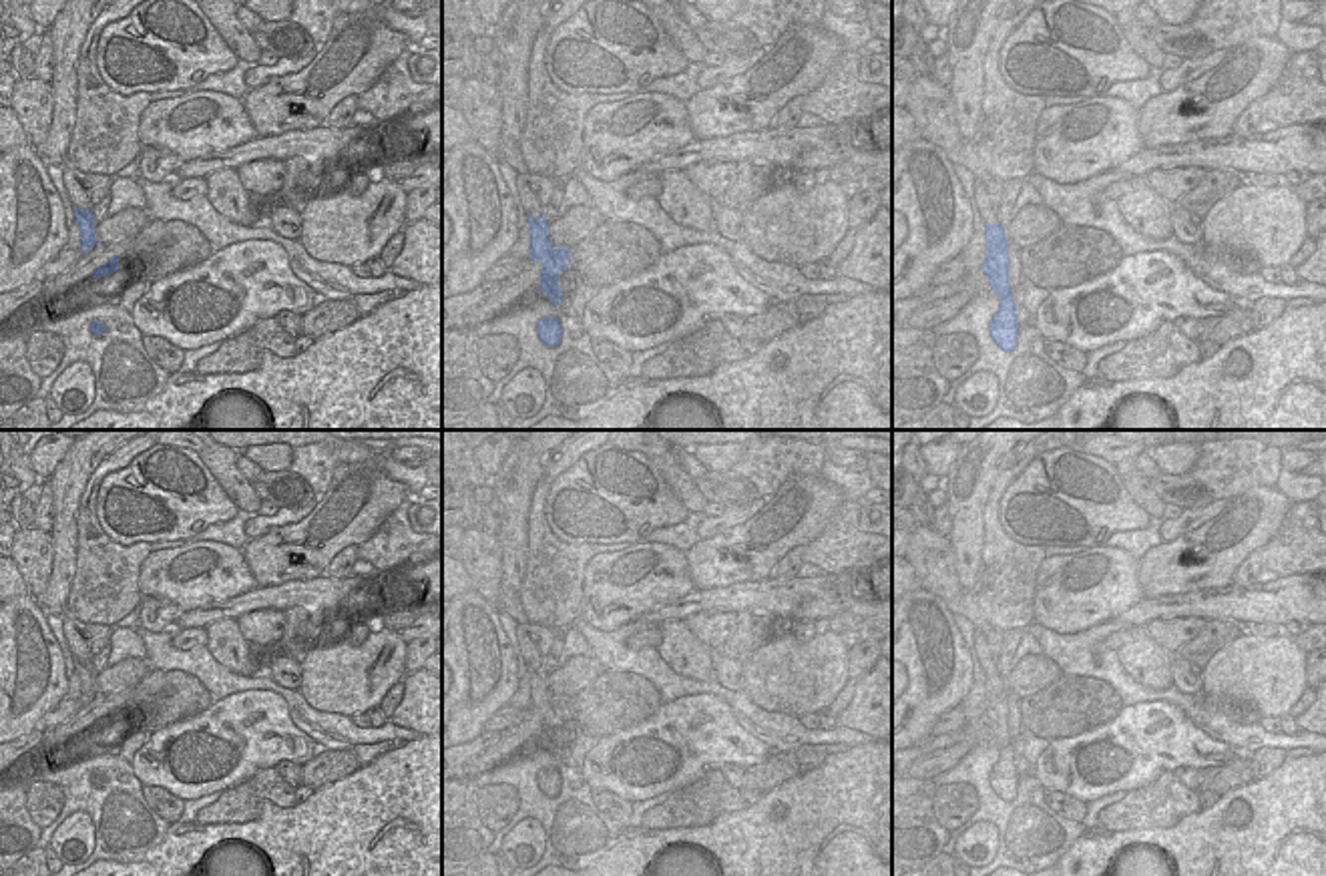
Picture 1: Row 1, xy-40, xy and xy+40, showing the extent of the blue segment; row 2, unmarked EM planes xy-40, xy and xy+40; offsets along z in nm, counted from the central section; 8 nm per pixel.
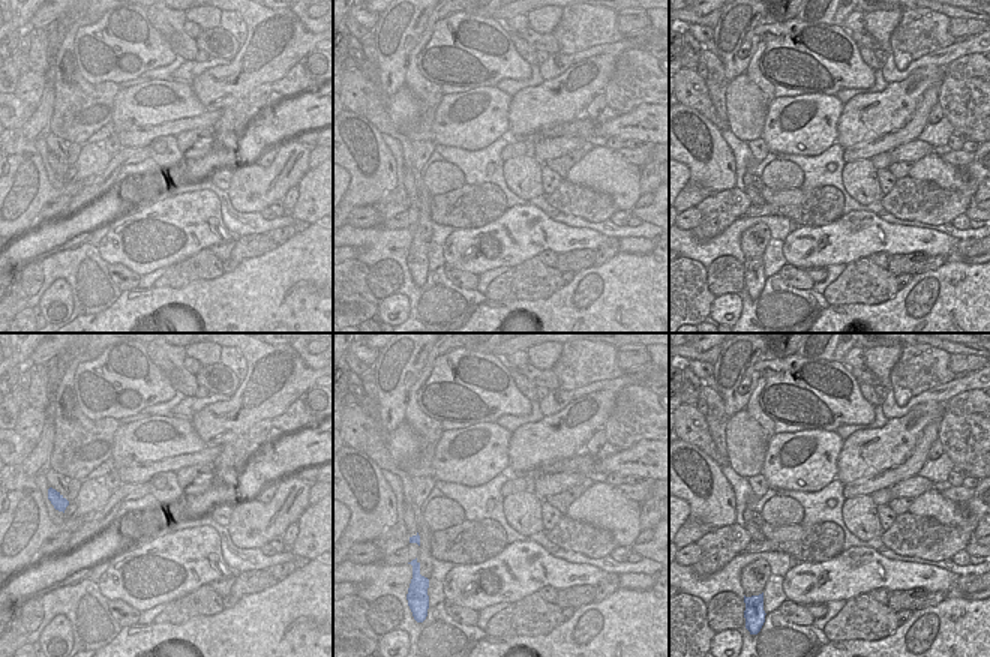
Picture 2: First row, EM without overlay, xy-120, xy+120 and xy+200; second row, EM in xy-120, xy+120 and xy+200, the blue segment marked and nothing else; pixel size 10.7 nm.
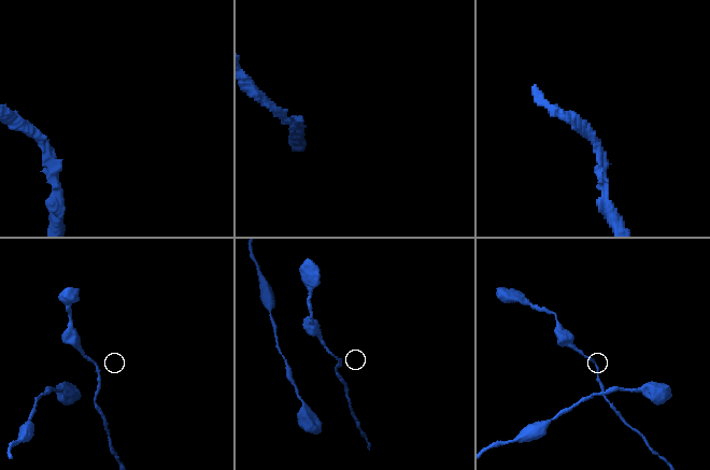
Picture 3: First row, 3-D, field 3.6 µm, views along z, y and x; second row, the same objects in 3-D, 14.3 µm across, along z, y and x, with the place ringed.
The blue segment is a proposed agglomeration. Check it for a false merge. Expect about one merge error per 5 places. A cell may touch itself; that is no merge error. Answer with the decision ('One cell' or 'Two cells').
One cell.

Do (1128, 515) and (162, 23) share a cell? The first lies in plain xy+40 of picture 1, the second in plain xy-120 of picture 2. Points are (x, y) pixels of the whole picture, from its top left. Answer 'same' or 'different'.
different

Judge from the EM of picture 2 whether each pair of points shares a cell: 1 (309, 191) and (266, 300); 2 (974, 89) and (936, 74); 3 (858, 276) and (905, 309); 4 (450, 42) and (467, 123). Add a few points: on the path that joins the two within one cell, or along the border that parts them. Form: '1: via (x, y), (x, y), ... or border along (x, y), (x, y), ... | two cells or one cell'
1: border along (317, 222), (311, 225) | two cells
2: border along (944, 68), (944, 77), (939, 83) | two cells
3: border along (899, 290), (891, 297), (878, 303), (855, 303) | two cells
4: border along (495, 86), (479, 86), (474, 89) | two cells

